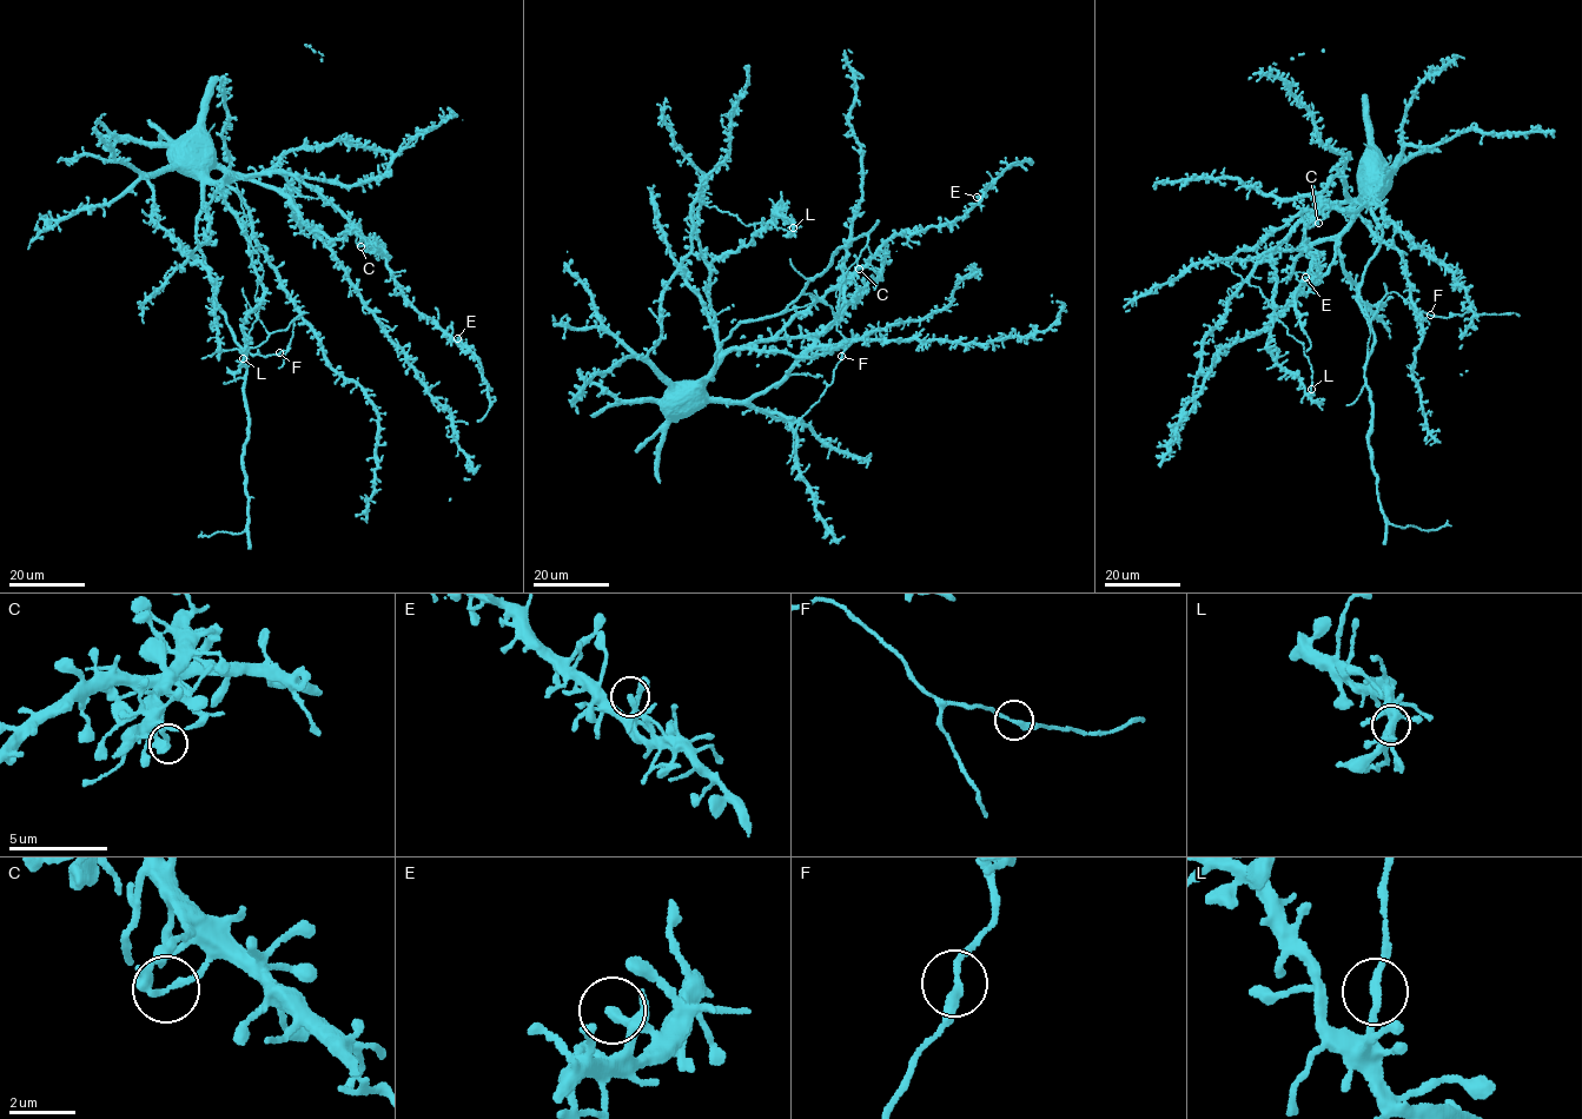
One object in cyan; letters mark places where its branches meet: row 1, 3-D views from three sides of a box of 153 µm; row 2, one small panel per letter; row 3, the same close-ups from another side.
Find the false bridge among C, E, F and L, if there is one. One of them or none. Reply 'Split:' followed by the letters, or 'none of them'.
Split: L

